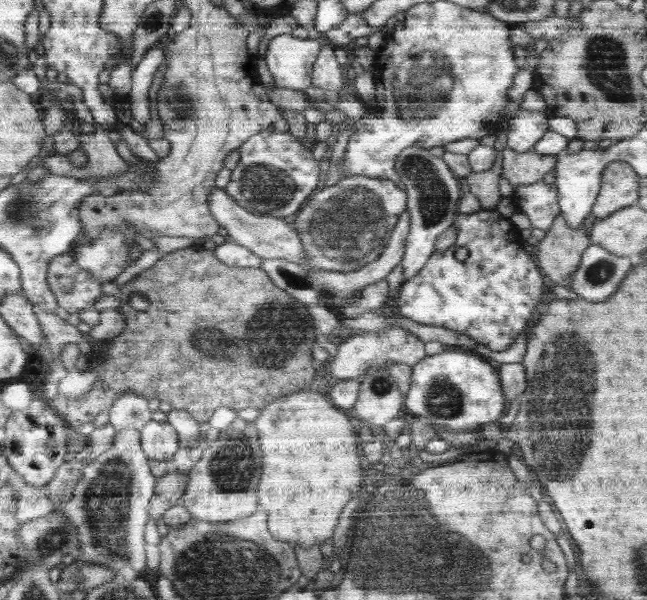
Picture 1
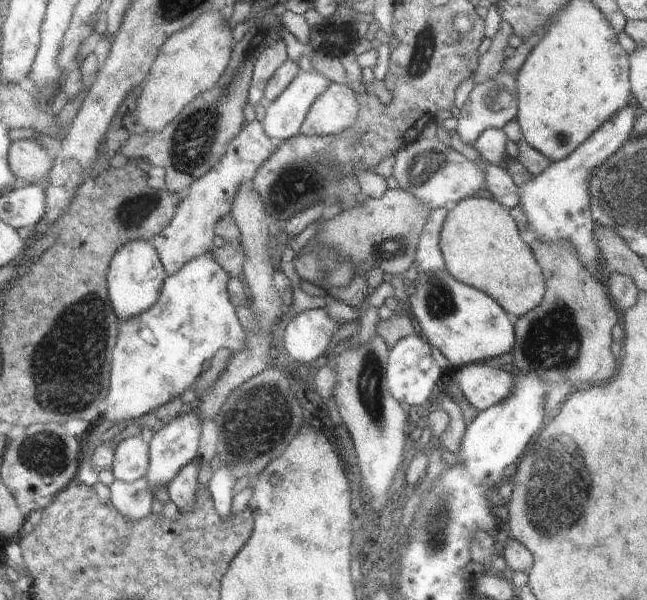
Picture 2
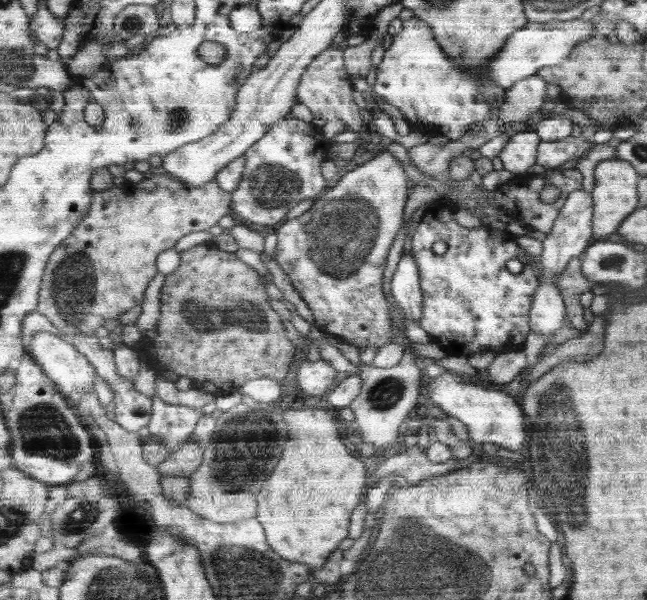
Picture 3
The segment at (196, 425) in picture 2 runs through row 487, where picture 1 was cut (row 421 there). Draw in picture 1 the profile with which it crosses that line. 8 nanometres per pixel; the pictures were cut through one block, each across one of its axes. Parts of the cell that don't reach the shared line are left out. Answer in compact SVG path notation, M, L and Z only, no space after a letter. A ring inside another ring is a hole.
M152 420L142 432L144 450L151 458L172 462L175 454L183 447L178 429L168 421Z

